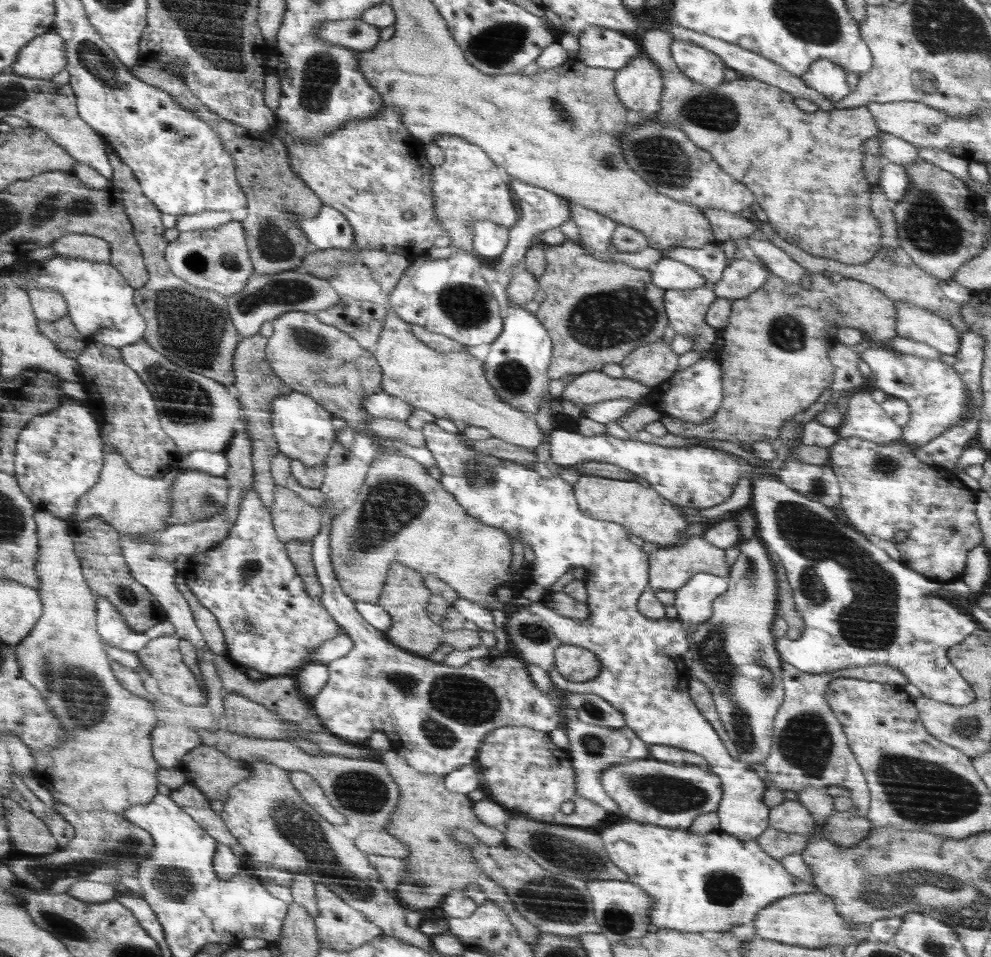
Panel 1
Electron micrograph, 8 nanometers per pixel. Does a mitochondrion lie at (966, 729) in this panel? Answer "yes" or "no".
yes

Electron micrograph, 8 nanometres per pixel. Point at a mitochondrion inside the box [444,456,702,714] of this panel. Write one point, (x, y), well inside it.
(533, 631)

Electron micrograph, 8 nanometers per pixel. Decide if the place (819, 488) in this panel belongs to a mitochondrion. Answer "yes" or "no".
yes

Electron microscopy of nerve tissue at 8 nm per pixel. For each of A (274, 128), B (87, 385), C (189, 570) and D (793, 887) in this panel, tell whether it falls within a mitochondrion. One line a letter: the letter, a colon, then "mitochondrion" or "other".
A: other
B: other
C: other
D: other

